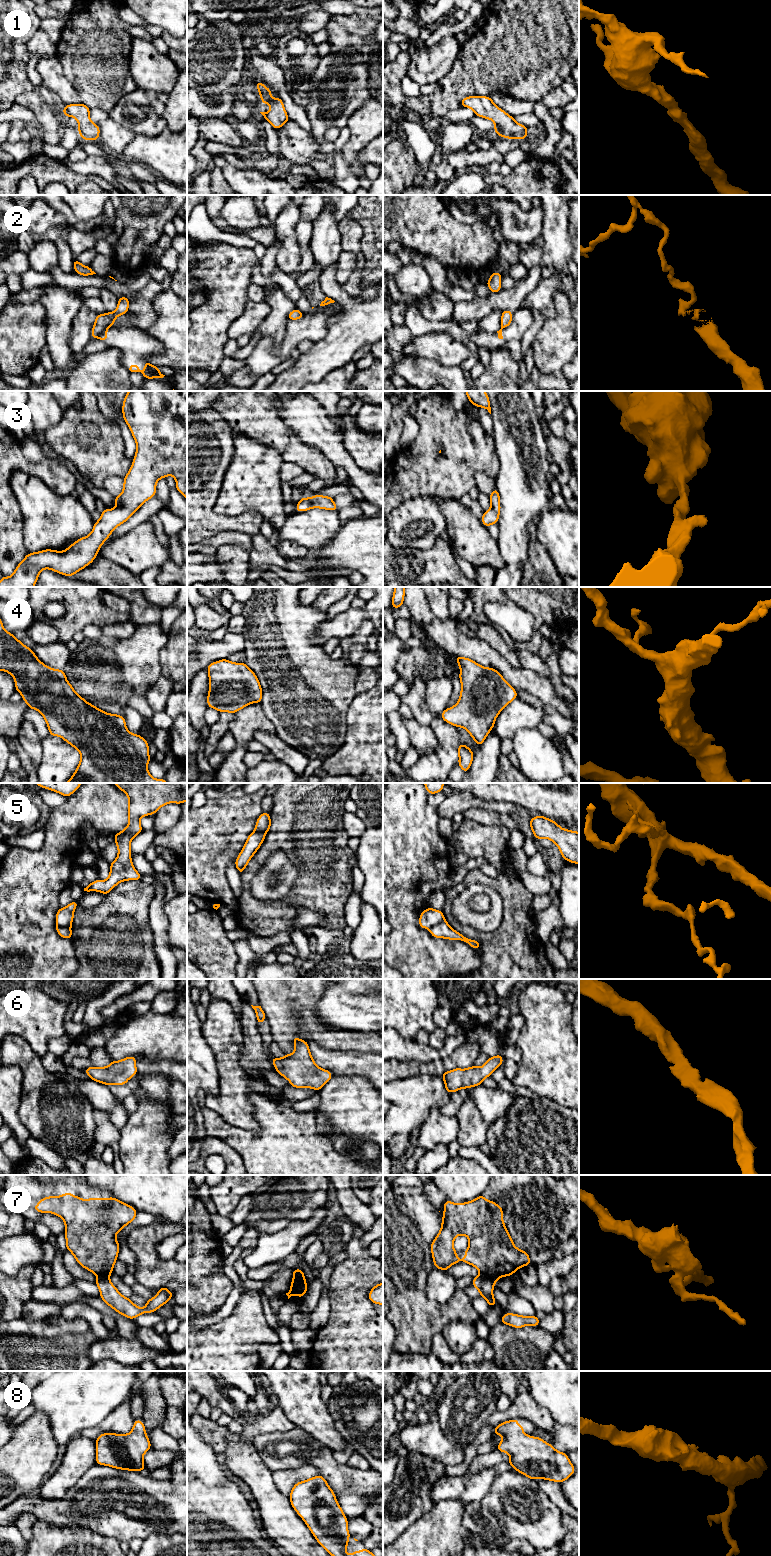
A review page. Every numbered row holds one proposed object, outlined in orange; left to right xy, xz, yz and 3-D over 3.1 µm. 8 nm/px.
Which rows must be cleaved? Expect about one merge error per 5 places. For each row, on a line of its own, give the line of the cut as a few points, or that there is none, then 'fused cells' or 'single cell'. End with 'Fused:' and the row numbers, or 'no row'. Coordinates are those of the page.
1: no cut | single cell
2: xy (106, 328), (97, 337) | fused cells
3: no cut | single cell
4: no cut | single cell
5: yz (443, 918), (429, 928) | fused cells
6: no cut | single cell
7: yz (480, 1273), (495, 1282) | fused cells
8: no cut | single cell
Fused: 2, 5, 7

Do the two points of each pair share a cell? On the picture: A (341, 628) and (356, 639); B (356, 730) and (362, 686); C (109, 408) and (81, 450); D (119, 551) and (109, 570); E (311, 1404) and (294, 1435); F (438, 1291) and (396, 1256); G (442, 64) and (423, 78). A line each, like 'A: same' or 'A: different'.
A: different
B: different
C: different
D: different
E: different
F: different
G: same

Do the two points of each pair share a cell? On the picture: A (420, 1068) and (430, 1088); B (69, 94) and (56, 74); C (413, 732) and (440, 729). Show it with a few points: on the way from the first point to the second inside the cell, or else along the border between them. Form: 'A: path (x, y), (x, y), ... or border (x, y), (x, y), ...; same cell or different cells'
A: border (435, 1075), (418, 1074), (400, 1079); different cells
B: path (64, 89), (56, 79); same cell
C: border (429, 725), (434, 733), (438, 747); different cells

